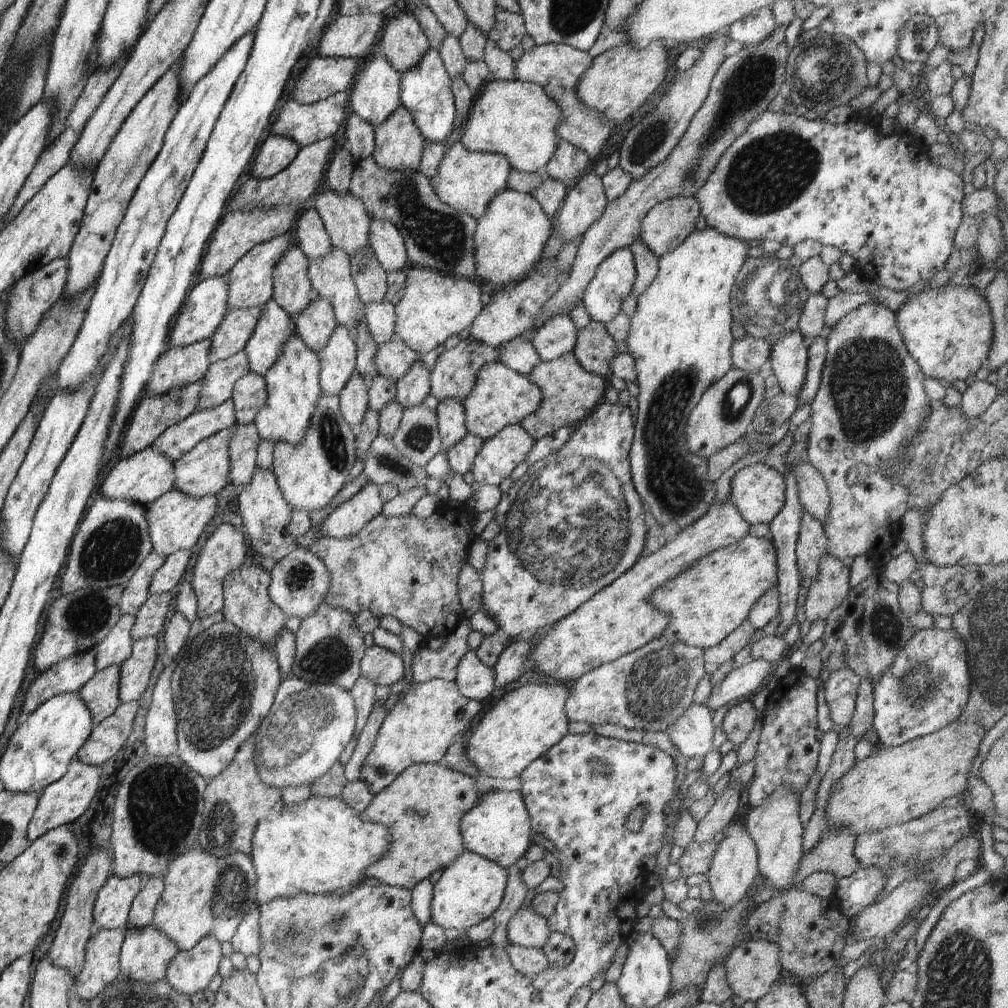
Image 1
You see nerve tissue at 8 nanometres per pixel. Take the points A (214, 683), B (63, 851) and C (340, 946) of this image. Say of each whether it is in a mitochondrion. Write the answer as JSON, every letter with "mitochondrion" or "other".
{"A":"mitochondrion","B":"mitochondrion","C":"mitochondrion"}

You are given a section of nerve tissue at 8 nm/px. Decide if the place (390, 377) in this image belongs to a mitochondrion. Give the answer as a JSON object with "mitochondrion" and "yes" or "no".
{"mitochondrion":"no"}

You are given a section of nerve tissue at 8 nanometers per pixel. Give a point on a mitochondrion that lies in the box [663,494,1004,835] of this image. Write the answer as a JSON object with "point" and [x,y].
{"point":[920,684]}

